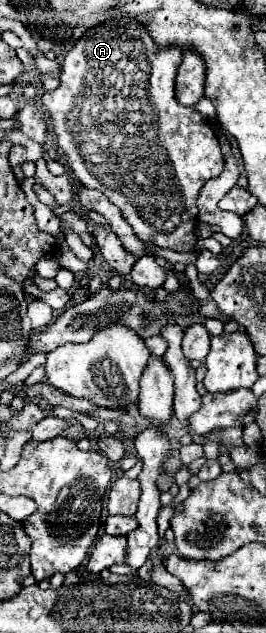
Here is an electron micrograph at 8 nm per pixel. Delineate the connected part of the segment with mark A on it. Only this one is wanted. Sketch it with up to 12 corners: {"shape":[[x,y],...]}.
{"shape":[[86,31],[44,93],[56,145],[138,239],[196,251],[218,137],[180,49]]}

